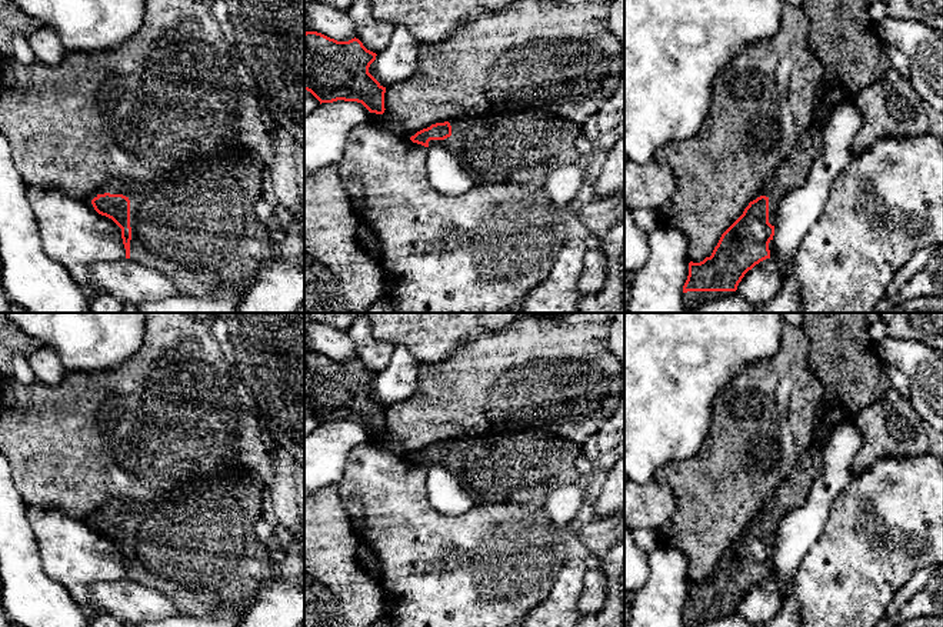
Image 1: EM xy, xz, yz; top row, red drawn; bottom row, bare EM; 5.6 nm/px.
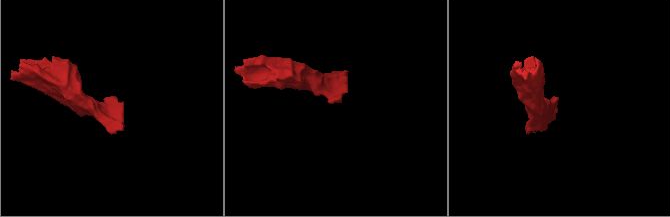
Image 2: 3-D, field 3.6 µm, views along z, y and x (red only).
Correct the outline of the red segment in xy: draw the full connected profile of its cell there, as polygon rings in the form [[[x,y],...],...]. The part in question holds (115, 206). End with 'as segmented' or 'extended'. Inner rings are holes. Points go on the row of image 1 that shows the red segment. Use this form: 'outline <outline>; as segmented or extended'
outline [[[231,154],[216,166],[197,166],[193,171],[163,171],[147,183],[133,183],[123,177],[119,183],[106,183],[91,204],[99,214],[111,219],[121,229],[126,259],[170,279],[180,296],[204,299],[224,283],[237,284],[246,294],[259,270],[274,253],[269,227],[259,221],[254,211],[256,203],[263,197],[263,173],[269,167],[261,160],[249,157]]]; extended

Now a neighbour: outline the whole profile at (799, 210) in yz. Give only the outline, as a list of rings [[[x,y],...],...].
[[[842,103],[822,130],[822,154],[803,186],[789,191],[774,213],[774,251],[790,256],[823,213],[836,177],[854,159],[852,144],[862,126],[854,103]]]

